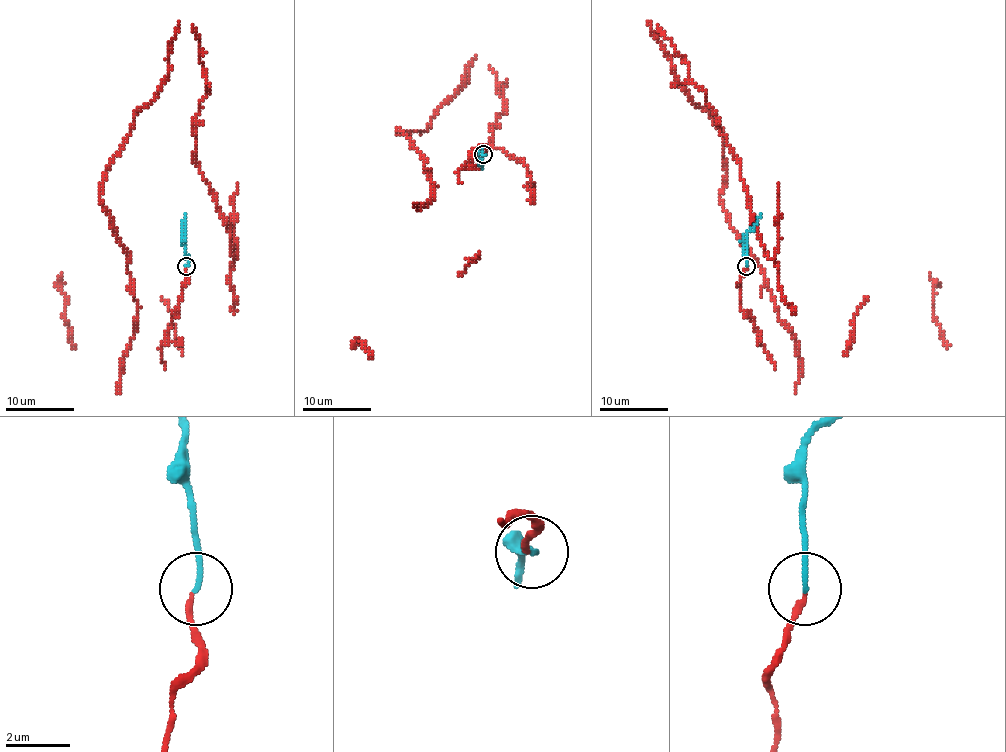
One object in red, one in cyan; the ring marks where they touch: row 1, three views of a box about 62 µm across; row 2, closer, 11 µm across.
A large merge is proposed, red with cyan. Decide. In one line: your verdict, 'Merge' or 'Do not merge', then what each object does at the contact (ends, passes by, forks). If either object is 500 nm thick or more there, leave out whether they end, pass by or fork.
Do not merge. At the ring red ends. At the ring cyan ends

